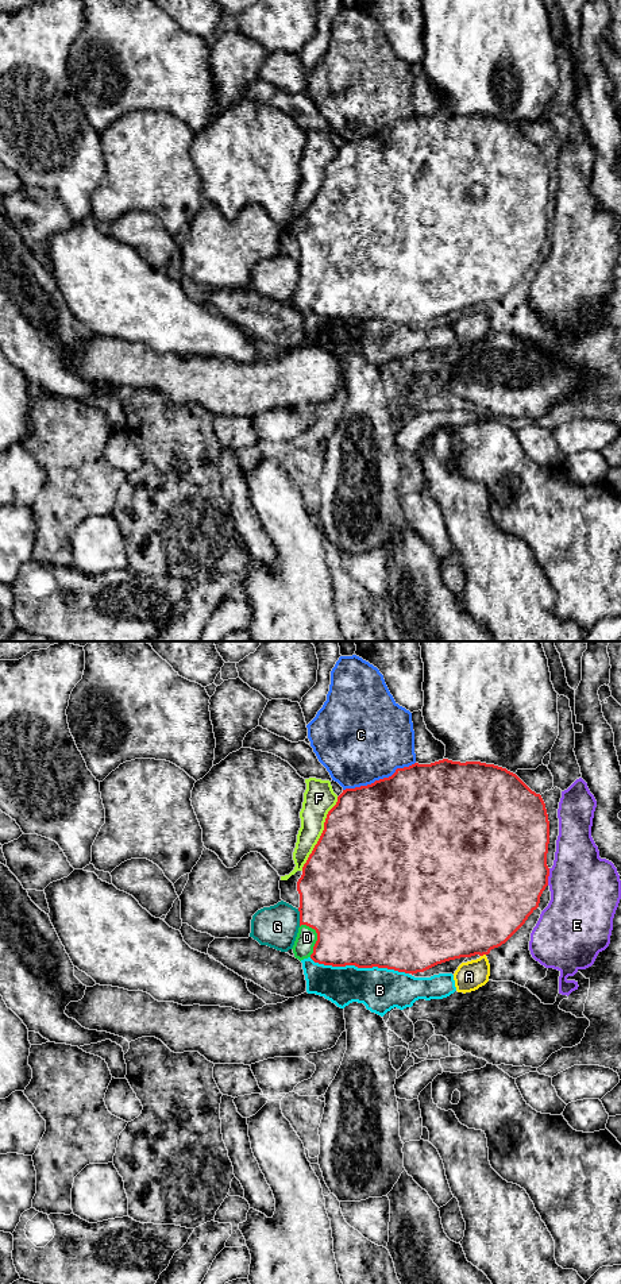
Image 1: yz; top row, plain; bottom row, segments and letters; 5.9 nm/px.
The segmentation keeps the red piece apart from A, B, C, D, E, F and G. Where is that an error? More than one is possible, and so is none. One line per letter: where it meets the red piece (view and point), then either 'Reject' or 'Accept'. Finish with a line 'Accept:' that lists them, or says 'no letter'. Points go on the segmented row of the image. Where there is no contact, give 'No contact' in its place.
A: Touches red at yz (482, 955). Reject
B: Touches red at yz (359, 967). Reject
C: Touches red at yz (380, 779). Reject
D: Touches red at yz (317, 937). Accept
E: Touches red at yz (548, 875). Reject
F: Touches red at yz (321, 833). Reject
G: Touches red at yz (300, 917). Reject
Accept: D

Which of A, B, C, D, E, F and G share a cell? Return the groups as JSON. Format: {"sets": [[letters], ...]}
{"sets": [["A"], ["B"], ["C"], ["D"], ["E"], ["F"], ["G"]]}

